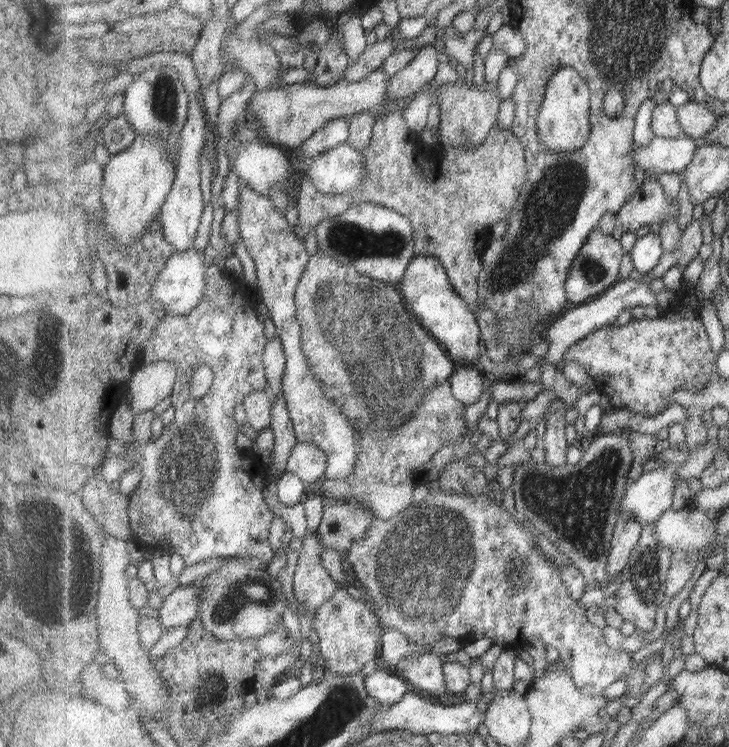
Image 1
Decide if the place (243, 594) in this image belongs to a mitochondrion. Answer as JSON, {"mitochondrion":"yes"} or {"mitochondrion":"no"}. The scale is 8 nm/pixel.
{"mitochondrion":"yes"}

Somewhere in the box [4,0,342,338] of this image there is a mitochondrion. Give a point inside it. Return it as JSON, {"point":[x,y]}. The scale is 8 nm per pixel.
{"point":[166,104]}

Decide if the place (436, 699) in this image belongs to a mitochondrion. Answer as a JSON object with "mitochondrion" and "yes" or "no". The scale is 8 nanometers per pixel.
{"mitochondrion":"no"}

